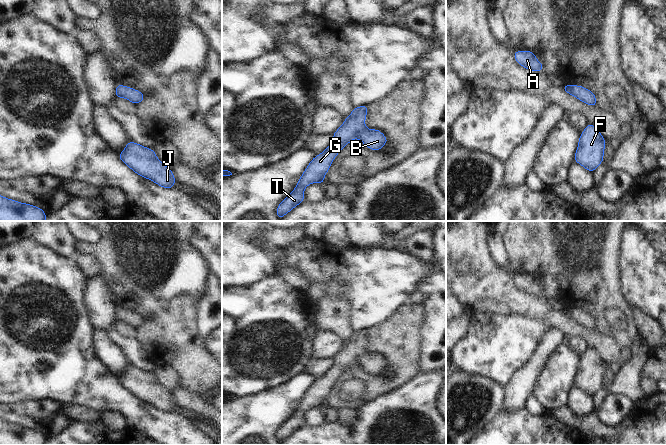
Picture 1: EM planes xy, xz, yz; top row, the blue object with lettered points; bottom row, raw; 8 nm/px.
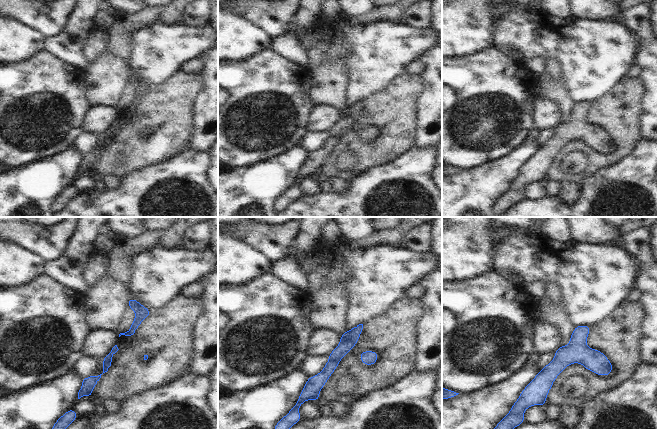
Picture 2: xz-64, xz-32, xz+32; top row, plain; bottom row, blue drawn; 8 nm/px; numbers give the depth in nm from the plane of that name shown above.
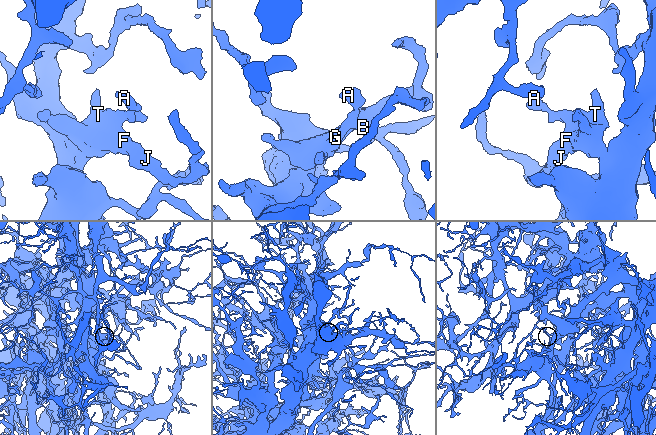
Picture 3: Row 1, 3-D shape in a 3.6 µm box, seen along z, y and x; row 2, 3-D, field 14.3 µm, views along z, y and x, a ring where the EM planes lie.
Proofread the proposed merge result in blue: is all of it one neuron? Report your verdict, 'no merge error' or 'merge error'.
no merge error

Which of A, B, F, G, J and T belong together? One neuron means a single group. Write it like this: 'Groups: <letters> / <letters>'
Groups: A B F G J T

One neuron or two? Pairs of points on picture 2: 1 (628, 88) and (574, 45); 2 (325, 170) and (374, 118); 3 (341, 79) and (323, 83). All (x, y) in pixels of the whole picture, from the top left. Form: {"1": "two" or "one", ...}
{"1": "two", "2": "one", "3": "one"}

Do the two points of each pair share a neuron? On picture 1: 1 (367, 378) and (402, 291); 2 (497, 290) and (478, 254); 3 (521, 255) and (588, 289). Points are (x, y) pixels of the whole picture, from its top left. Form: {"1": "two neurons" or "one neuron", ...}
{"1": "two neurons", "2": "one neuron", "3": "one neuron"}

